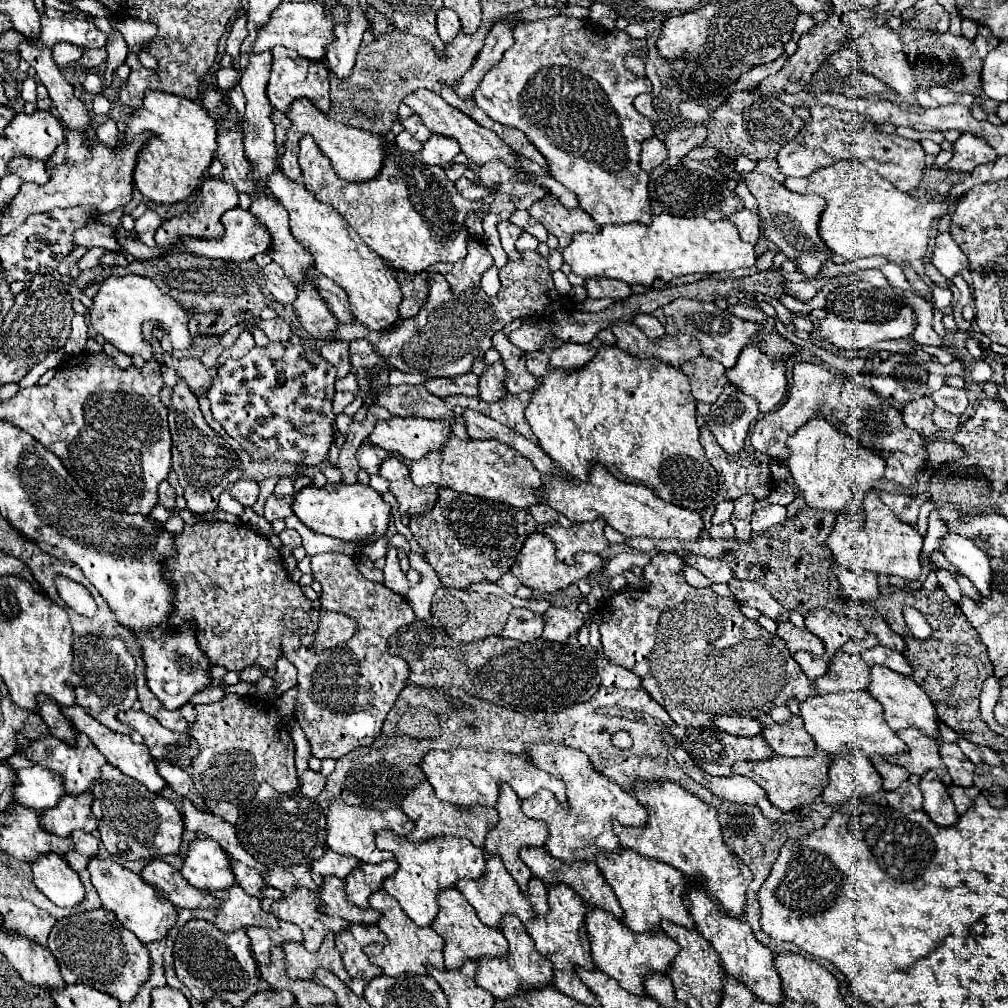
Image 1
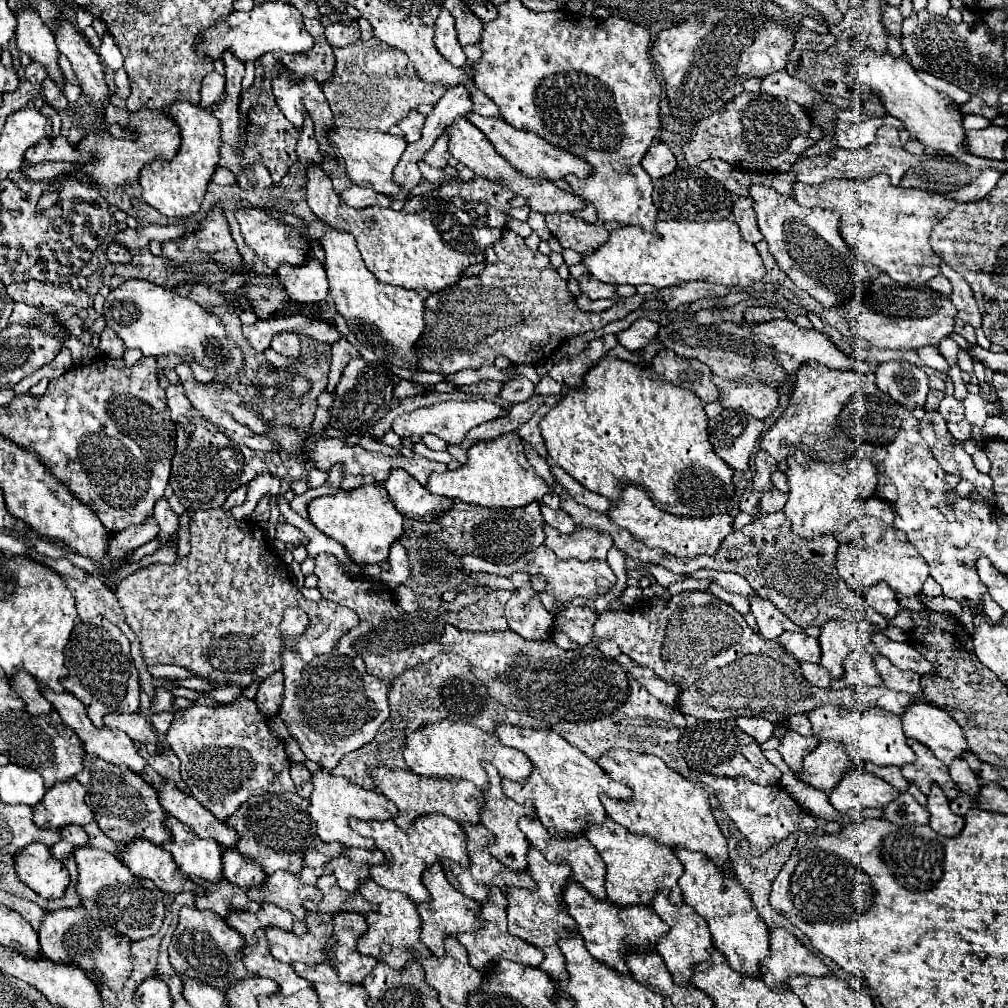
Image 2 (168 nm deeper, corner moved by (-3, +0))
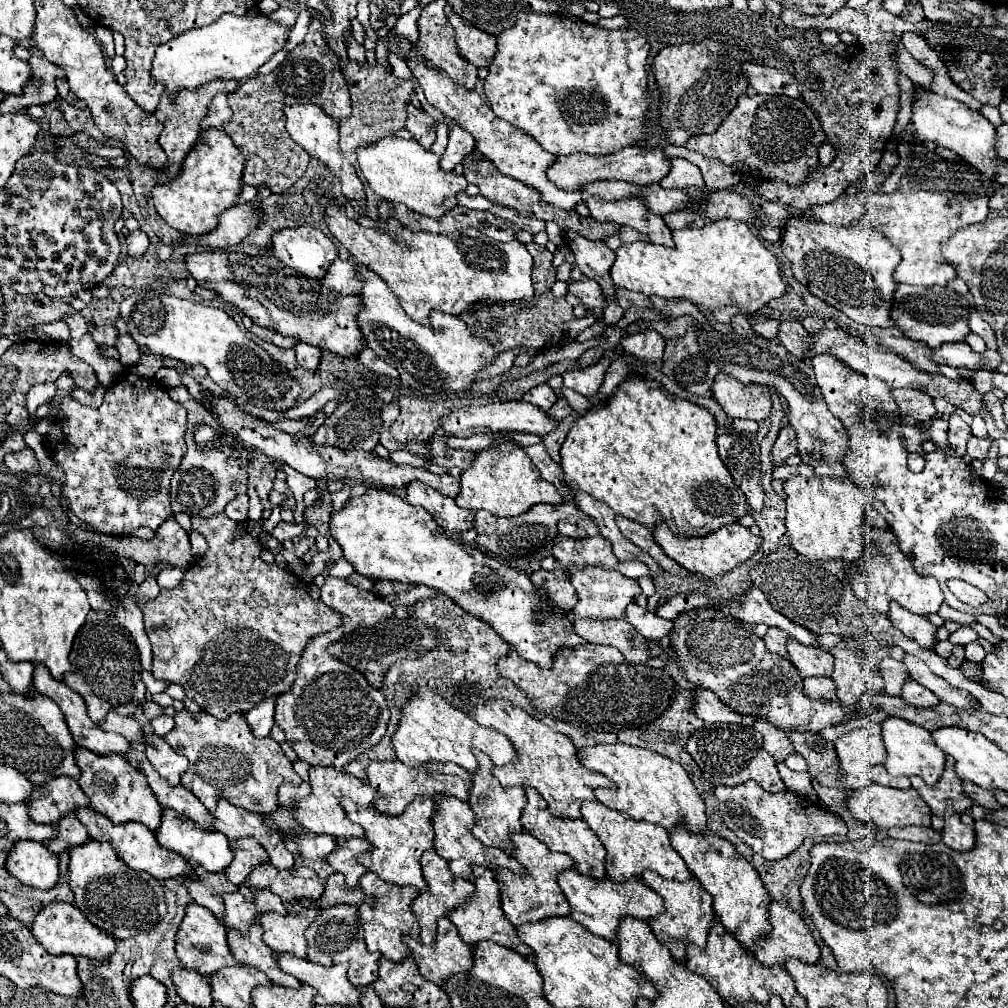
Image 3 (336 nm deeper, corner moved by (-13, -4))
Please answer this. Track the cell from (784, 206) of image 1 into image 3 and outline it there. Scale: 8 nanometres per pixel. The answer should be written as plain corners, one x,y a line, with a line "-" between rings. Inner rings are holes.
790,216
782,232
782,252
792,264
794,278
816,298
838,308
854,322
866,326
892,328
890,306
896,290
892,272
900,262
900,252
874,228
832,226
816,218

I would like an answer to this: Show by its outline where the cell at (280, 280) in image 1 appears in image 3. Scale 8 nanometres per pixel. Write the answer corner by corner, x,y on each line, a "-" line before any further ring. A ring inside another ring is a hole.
334,260
330,264
328,276
320,280
322,286
336,292
336,296
348,296
354,292
360,292
360,280
356,280
356,268
352,260

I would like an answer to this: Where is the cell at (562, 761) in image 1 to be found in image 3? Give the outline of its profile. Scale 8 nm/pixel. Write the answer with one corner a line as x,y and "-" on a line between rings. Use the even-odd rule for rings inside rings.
488,700
484,704
478,704
472,716
478,724
506,734
518,750
516,762
510,762
502,768
494,768
494,776
500,780
500,784
504,784
506,788
524,788
524,784
532,786
548,802
548,810
558,818
580,818
582,802
594,802
596,788
616,788
616,784
612,784
612,780
608,780
604,774
592,772
580,764
576,756
578,748
568,736
550,730
540,720
526,714
522,708
516,708
506,700

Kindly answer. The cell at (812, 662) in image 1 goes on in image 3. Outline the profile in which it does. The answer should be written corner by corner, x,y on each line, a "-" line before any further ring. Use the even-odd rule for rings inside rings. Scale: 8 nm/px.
830,676
824,678
804,678
804,692
810,698
836,700
836,684

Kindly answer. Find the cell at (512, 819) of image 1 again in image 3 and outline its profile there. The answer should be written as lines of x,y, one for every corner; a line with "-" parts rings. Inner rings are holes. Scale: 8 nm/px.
474,750
474,756
480,762
480,770
472,776
474,784
472,784
472,790
470,790
470,808
474,810
474,814
478,818
478,824
472,828
472,832
486,846
500,848
500,850
504,850
506,854
512,856
516,846
512,844
510,834
512,832
522,832
520,816
522,816
524,804
526,804
526,792
522,788
504,788
492,774
492,770
494,770
492,760
480,750

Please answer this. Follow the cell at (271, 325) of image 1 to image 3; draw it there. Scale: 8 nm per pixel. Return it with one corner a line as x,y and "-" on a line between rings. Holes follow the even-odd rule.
298,342
294,346
296,350
296,358
298,358
298,364
302,368
308,368
308,370
316,370
318,368
318,362
320,362
320,348
312,346
312,344
306,344
306,342

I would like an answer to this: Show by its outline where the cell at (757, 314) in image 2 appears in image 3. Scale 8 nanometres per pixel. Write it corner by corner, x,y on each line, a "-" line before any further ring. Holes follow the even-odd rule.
782,320
780,328
778,328
778,340
782,346
786,346
786,350
798,358
802,358
802,352
808,350
806,340
808,340
808,332
804,330
804,326
796,320

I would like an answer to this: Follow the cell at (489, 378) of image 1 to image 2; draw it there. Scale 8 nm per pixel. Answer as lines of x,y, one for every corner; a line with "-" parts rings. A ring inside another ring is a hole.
524,376
514,378
514,380
508,380
508,382
504,382
504,388
502,388
500,396
502,396
506,402
510,402
510,404
524,402
524,400
528,400
530,396
534,396
534,384
532,384
528,378
524,378

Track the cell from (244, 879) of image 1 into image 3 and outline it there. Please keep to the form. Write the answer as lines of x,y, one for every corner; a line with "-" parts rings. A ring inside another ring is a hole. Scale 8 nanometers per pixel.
240,838
240,840
232,840
230,842
230,848
234,852
234,860
232,864
224,870
226,872
226,878
232,882
232,884
244,884
246,876
260,864
266,864
268,862
268,854
266,850
256,842
256,840
246,840
246,838

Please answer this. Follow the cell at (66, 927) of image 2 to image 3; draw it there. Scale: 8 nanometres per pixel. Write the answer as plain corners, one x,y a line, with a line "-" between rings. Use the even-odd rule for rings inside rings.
56,902
46,904
42,912
34,918
32,932
36,940
46,948
46,952
52,952
56,956
60,954
72,954
72,956
88,956
90,960
108,960
112,952
116,950
116,938
108,932
100,932
76,906

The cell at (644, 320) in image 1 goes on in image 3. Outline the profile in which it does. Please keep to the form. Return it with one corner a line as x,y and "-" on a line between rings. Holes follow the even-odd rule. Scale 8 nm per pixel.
640,330
632,336
626,336
622,342
624,352
634,354
644,362
658,362
664,352
664,338
656,330

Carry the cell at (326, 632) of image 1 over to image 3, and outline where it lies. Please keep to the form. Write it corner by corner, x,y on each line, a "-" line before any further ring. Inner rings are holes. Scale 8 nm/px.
224,512
210,518
192,516
192,530
206,538
206,554
184,572
184,580
176,588
162,588
156,598
138,602
138,606
144,614
144,628
154,652
154,678
180,684
186,696
196,700
202,710
216,718
226,718
232,712
248,712
260,700
292,688
302,648
312,636
336,630
340,612
332,612
322,600
312,600
308,586
290,570
260,560
260,542
246,530
238,538
238,524

